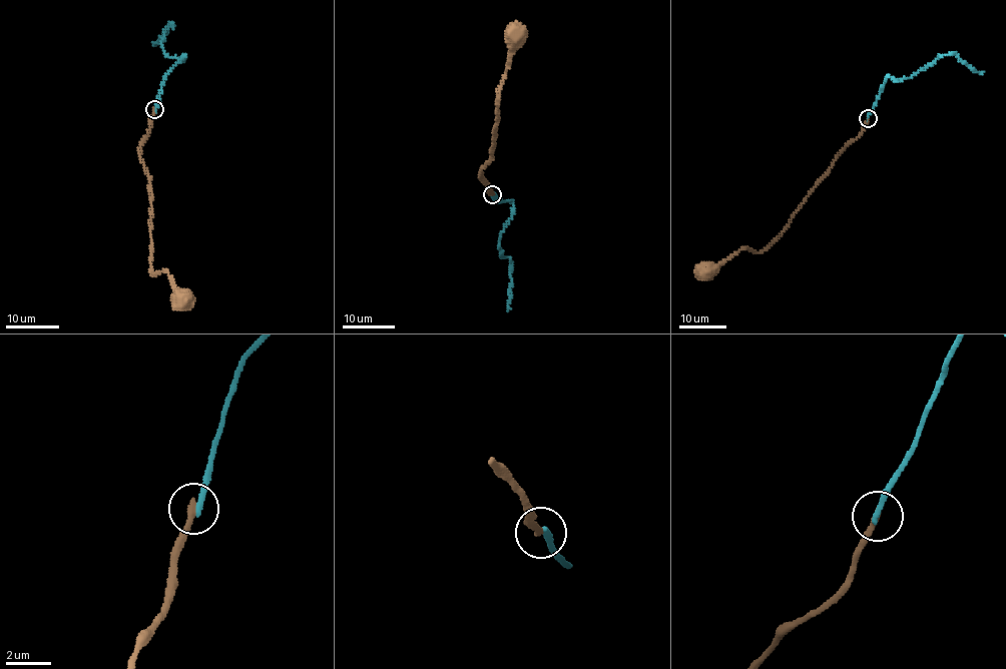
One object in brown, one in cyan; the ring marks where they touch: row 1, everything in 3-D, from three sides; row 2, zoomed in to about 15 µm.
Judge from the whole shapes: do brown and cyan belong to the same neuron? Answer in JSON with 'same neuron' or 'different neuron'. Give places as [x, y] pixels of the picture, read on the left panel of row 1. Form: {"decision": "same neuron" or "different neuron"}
{"decision": "different neuron"}

